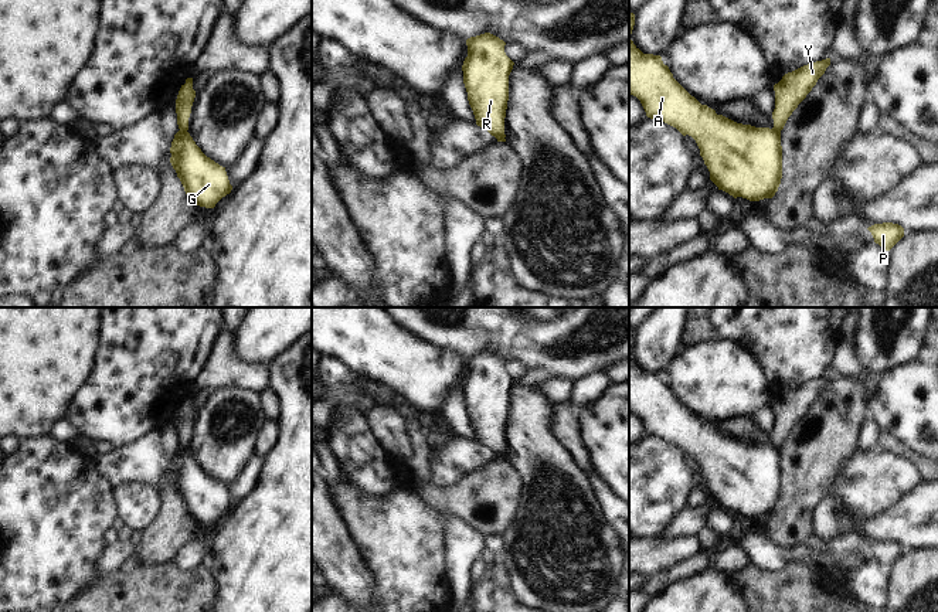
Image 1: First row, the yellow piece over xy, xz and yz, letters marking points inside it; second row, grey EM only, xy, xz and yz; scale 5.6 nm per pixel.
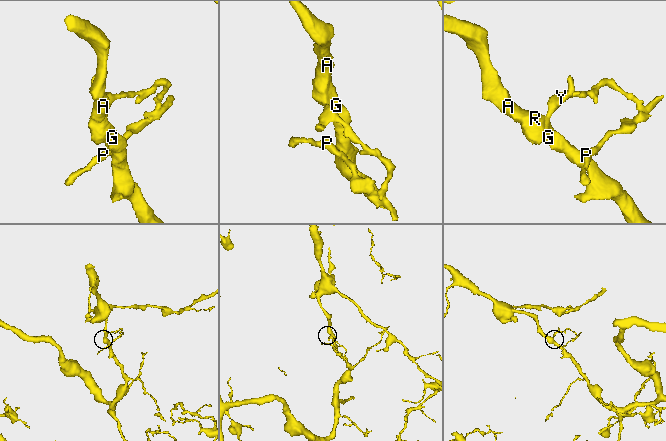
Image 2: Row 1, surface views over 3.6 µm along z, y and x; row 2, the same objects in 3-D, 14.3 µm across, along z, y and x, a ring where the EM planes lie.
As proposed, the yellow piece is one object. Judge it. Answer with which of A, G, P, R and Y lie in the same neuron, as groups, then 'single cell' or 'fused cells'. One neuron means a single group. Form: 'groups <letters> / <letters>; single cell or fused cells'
groups A G R / P Y; fused cells

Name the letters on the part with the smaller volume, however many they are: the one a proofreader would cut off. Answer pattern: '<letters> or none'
P, Y

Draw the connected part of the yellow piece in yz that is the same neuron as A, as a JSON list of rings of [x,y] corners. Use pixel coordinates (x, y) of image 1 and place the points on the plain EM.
[[[629,329],[629,411],[636,414],[646,434],[676,445],[691,453],[710,489],[710,497],[733,513],[750,518],[772,516],[782,496],[781,450],[769,445],[737,441],[714,426],[701,422],[674,395],[660,373],[643,371],[631,357],[635,332]]]

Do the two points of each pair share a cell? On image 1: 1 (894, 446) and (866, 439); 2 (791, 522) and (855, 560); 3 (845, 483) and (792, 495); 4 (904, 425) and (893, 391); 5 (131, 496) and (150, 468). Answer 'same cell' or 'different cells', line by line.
1: different cells
2: different cells
3: different cells
4: same cell
5: different cells

